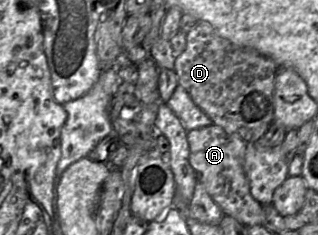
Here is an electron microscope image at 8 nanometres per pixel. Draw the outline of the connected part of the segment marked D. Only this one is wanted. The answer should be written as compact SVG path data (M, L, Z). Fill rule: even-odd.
M206 21L186 35L186 48L176 57L174 71L179 85L191 96L195 104L205 112L212 123L227 133L238 135L247 143L260 140L274 121L274 83L279 66L268 56L245 44L235 43L223 36Z

